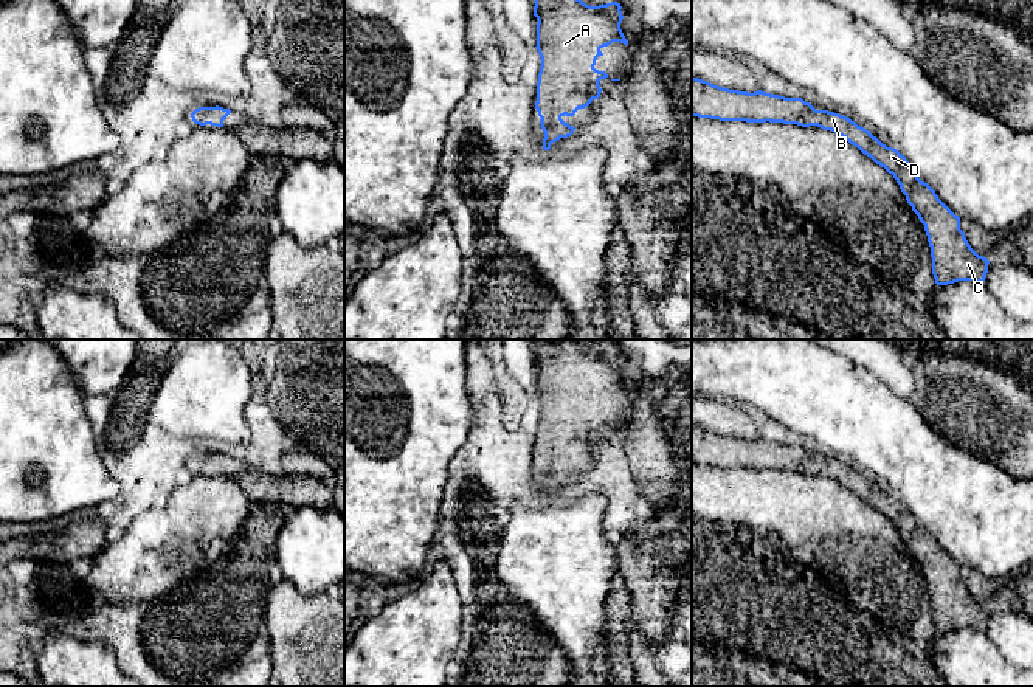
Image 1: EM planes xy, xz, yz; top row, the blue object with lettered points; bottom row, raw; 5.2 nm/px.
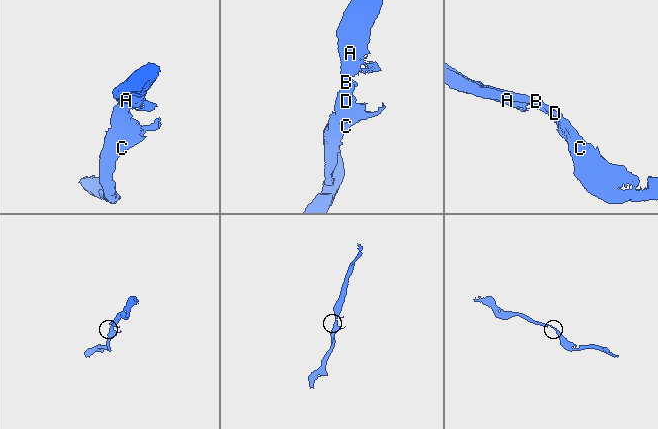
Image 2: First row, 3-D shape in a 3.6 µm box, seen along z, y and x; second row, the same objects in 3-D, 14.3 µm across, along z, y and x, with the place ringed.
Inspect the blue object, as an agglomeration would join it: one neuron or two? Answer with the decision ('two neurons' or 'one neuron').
one neuron

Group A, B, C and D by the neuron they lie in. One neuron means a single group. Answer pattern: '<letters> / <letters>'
A B C D

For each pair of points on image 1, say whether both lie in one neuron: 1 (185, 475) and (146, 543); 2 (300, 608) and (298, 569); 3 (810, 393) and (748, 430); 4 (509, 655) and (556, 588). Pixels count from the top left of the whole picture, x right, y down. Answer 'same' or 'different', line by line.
1: different
2: different
3: different
4: different

